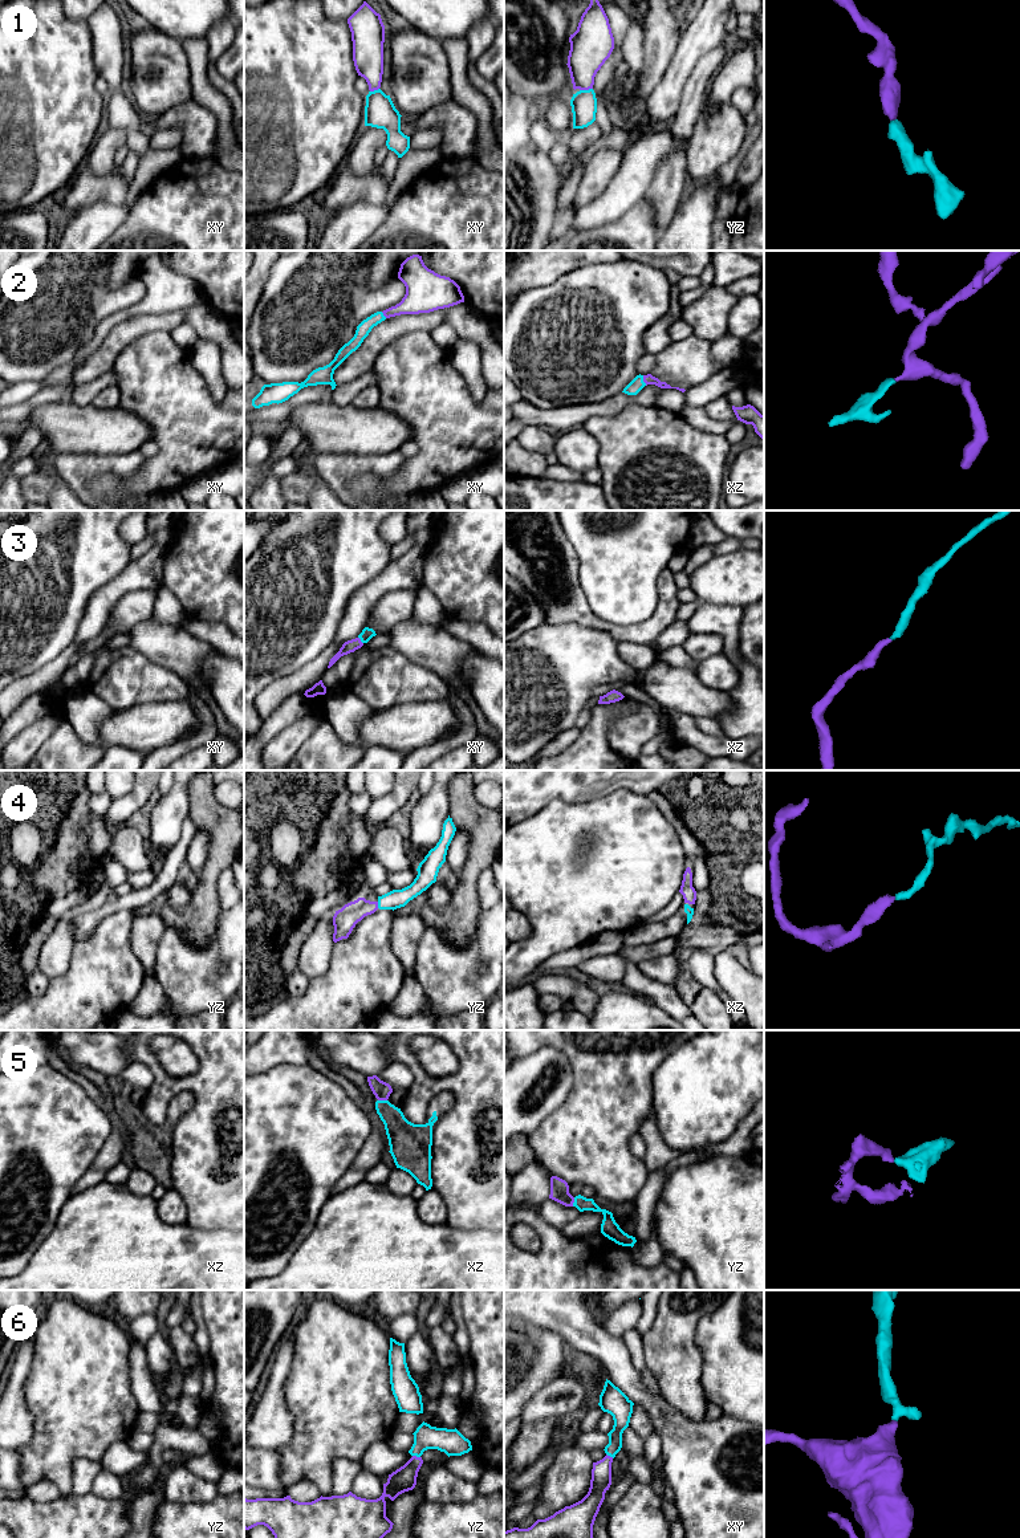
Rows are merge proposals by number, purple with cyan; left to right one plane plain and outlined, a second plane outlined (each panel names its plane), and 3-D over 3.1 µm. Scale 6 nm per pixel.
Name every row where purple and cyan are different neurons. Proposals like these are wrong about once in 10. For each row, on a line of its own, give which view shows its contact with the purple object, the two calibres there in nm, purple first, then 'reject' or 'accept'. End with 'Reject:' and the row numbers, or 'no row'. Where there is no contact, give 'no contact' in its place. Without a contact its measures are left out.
1: contact in yz; calibres 240 and 160 nm; accept
2: contact in xz; calibres 60 and 80 nm; accept
3: contact in xy; calibres 80 and 70 nm; accept
4: contact in yz; calibres 140 and 120 nm; accept
5: contact in xz; calibres 110 and 180 nm; accept
6: contact in yz; calibres 150 and 160 nm; accept
Reject: no row

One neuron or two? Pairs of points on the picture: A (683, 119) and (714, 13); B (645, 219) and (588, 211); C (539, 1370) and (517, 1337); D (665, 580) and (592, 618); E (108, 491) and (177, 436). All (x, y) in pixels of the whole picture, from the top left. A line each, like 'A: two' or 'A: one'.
A: two
B: two
C: two
D: one
E: one

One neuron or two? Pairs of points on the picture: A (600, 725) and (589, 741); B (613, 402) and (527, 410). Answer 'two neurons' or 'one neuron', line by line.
A: one neuron
B: one neuron

